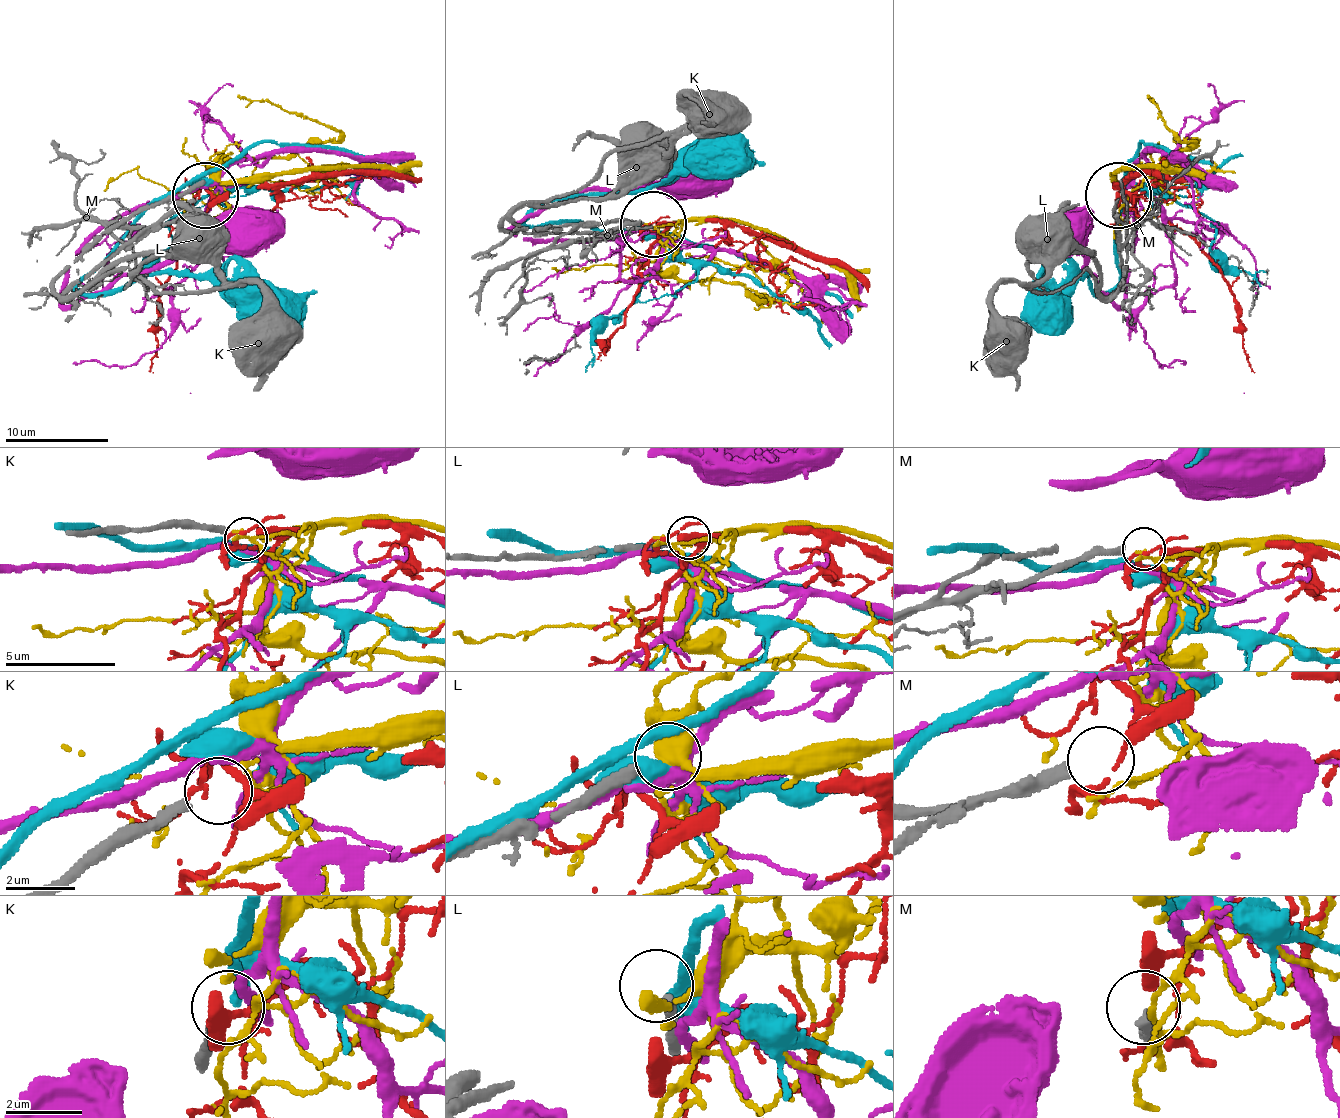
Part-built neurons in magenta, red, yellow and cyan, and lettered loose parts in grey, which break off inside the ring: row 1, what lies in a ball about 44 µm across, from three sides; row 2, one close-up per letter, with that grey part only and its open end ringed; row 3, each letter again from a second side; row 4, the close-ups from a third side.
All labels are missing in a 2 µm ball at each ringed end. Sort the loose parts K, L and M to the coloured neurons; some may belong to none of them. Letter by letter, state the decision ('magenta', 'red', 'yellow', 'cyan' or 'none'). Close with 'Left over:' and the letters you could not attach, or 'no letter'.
K: yellow
L: none
M: red
Left over: L

